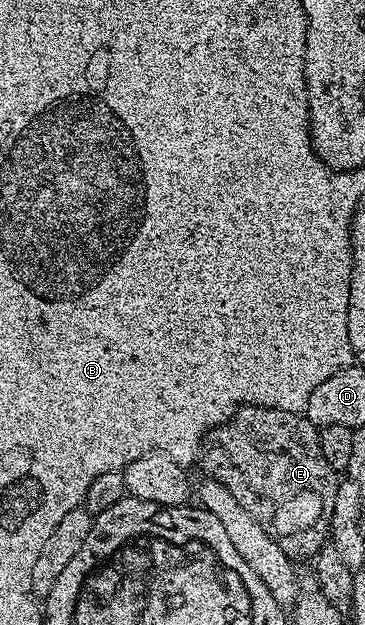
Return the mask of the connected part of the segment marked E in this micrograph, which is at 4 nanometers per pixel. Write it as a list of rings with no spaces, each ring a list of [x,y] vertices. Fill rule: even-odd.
[[[255,404],[235,411],[234,418],[209,433],[200,453],[200,465],[211,480],[218,480],[234,495],[236,502],[268,530],[268,534],[292,558],[314,558],[328,544],[333,507],[340,481],[339,473],[328,466],[320,450],[319,429],[297,411],[265,408]]]

